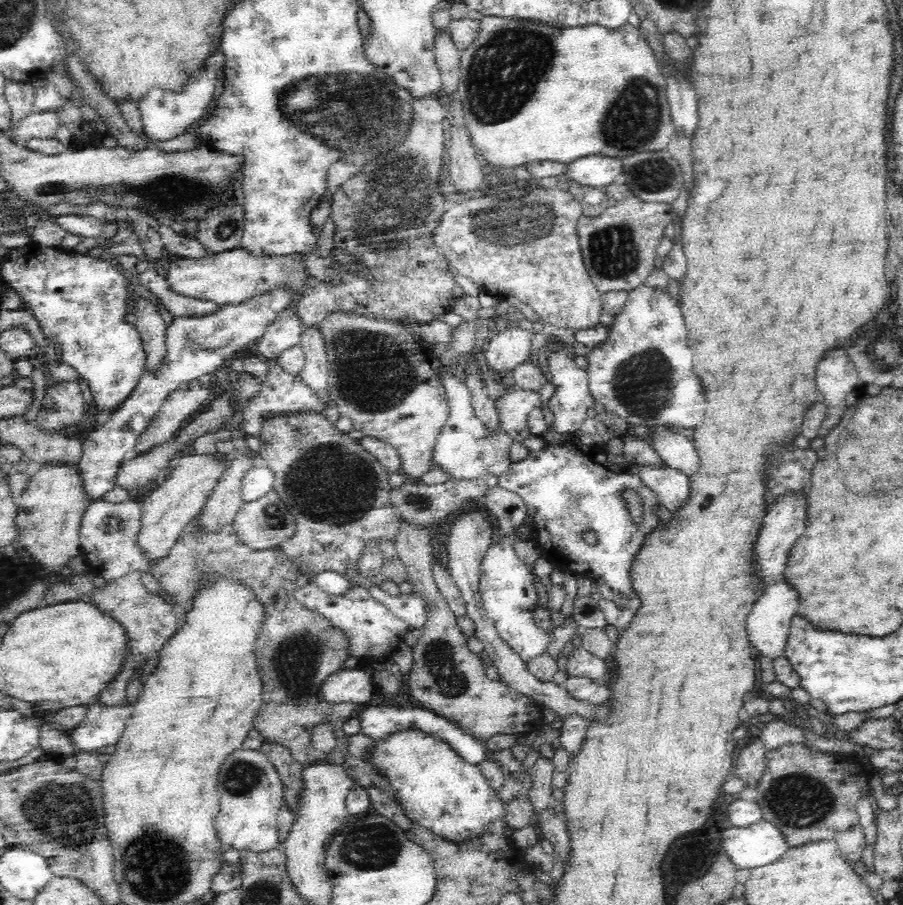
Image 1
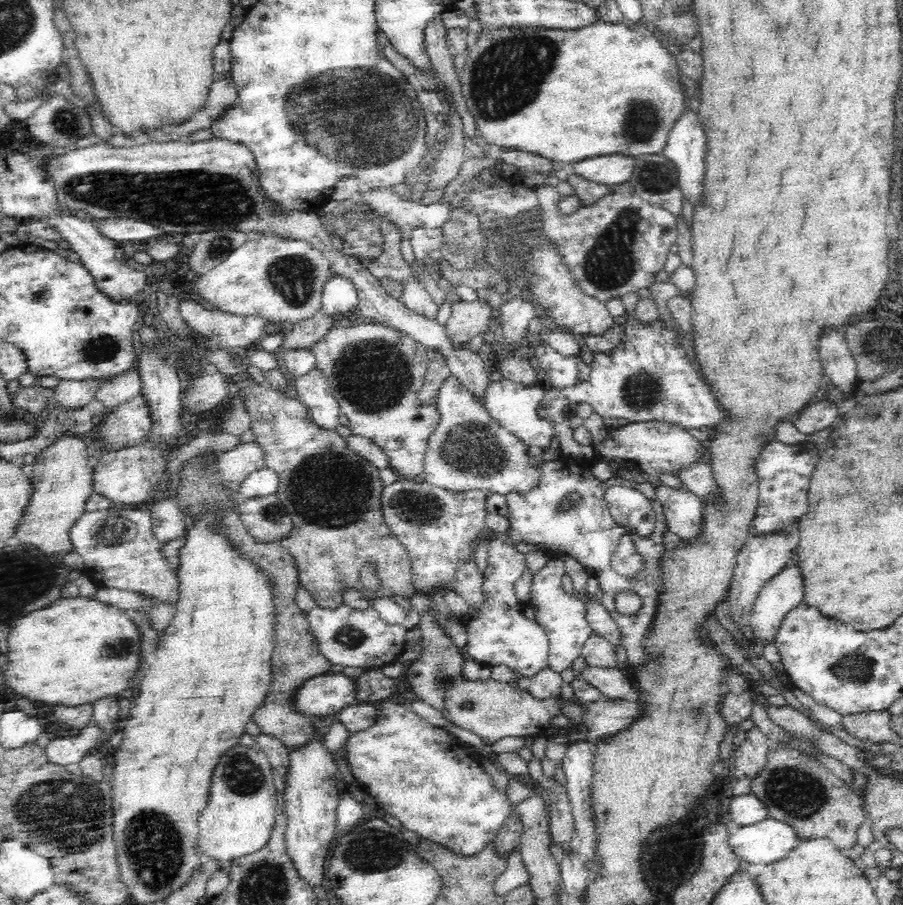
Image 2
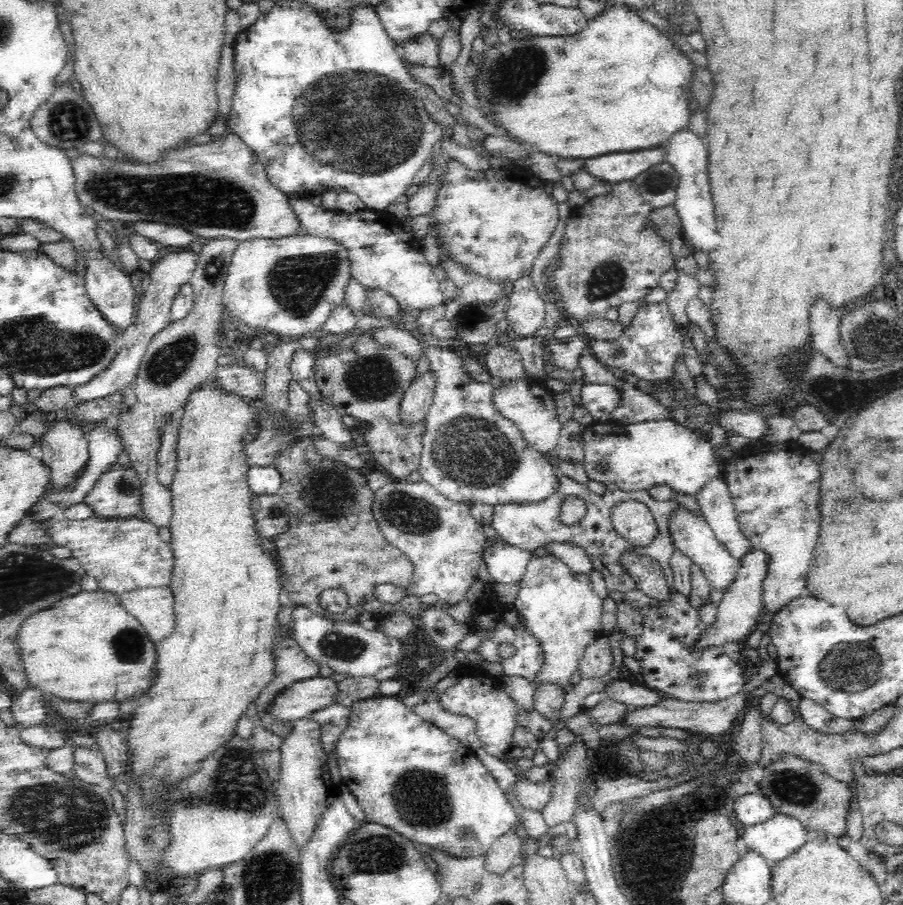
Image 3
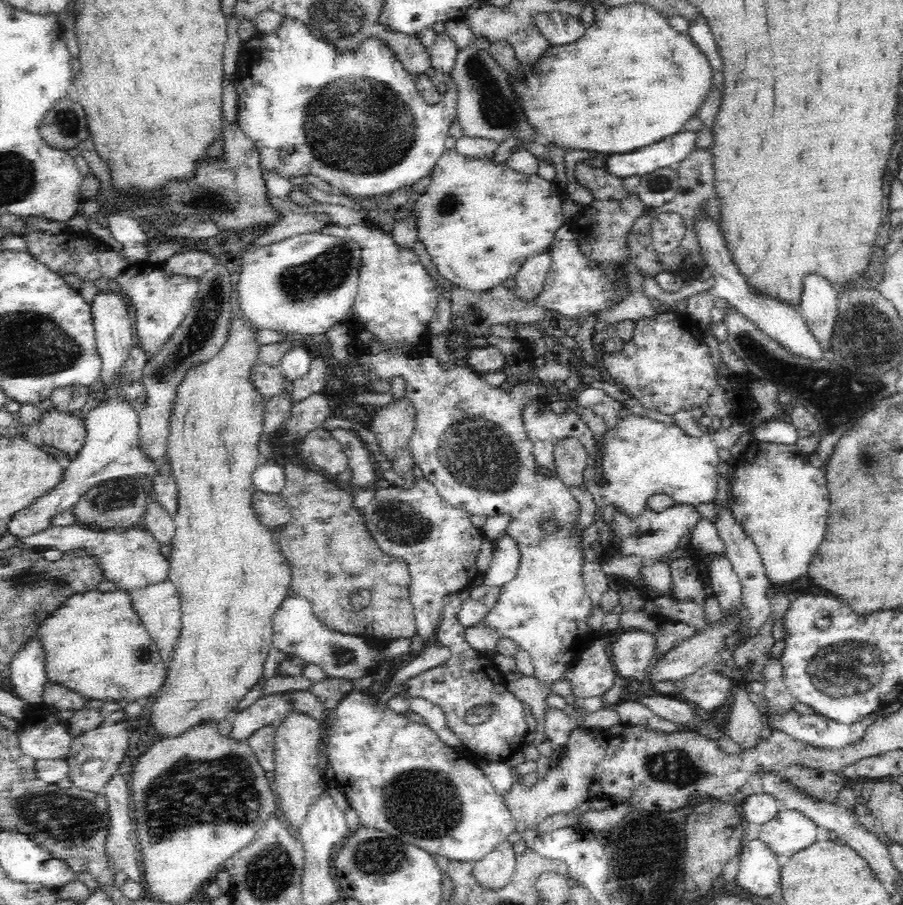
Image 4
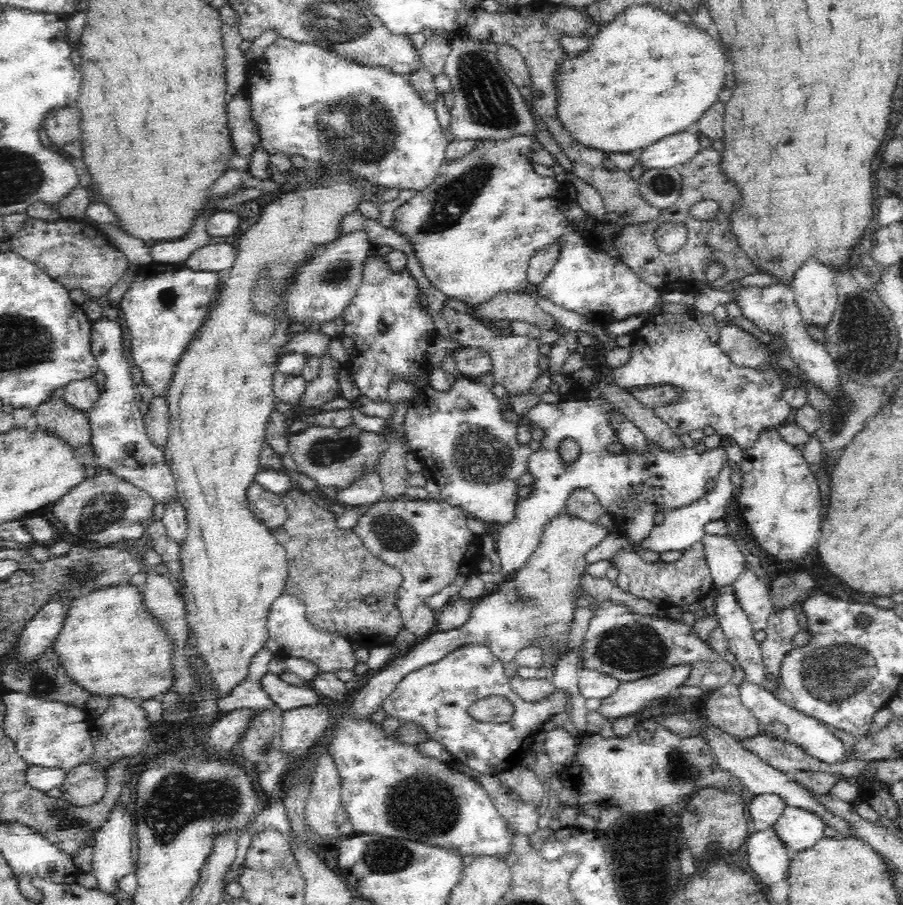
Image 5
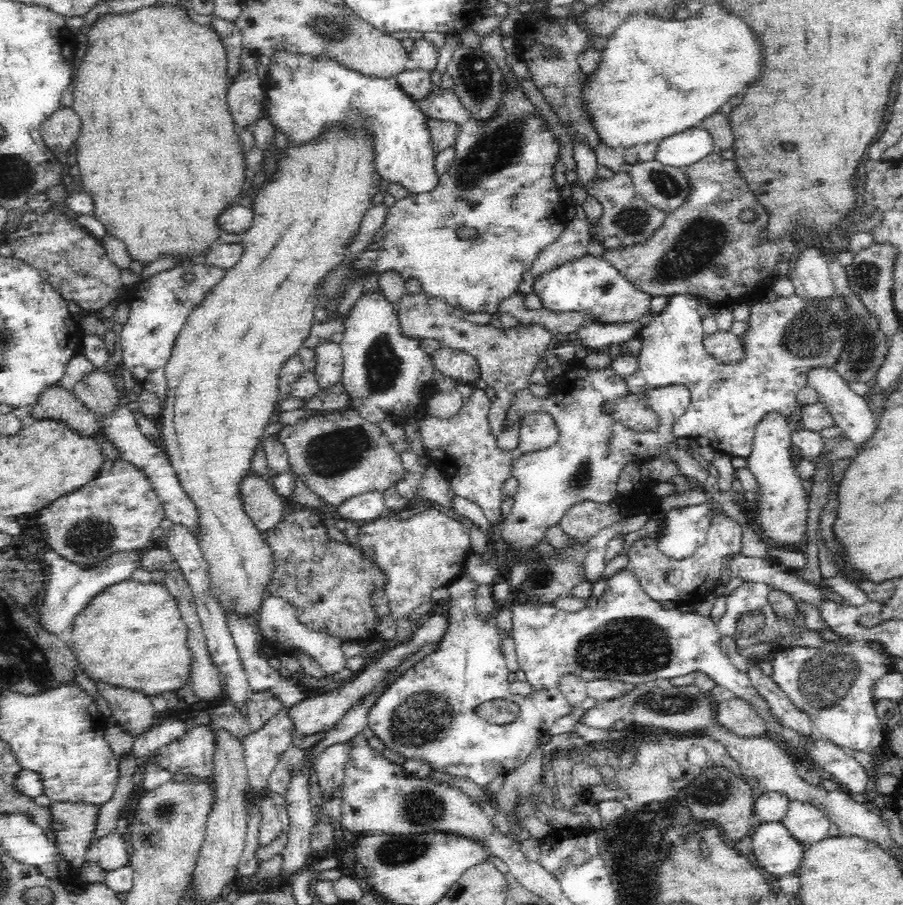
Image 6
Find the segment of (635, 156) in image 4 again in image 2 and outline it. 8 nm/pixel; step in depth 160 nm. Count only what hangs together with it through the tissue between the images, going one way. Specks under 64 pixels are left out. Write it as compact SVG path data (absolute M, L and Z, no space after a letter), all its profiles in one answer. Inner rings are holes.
M610 154L585 158L570 165L576 176L600 185L615 185L626 182L633 171L634 157Z

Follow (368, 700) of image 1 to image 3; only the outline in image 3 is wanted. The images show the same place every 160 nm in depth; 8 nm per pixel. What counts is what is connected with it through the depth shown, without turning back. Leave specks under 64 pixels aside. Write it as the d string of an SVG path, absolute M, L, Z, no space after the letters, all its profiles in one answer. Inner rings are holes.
M315 676L292 684L274 700L271 711L280 720L302 720L322 708L337 704L338 698L339 684L336 681Z

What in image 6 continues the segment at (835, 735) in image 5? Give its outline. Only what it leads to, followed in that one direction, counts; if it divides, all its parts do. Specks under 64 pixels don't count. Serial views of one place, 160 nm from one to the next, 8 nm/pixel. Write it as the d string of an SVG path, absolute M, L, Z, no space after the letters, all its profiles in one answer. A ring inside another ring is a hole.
M620 570L611 580L594 582L584 608L576 613L550 603L518 604L512 611L511 629L517 662L535 691L558 688L558 677L566 671L584 680L621 680L631 686L702 671L710 675L717 686L728 689L749 704L764 721L767 736L777 741L784 740L808 754L808 758L812 758L828 777L843 789L849 789L851 794L862 794L866 790L868 775L846 748L815 734L811 739L798 732L792 734L790 727L784 727L768 701L751 686L747 672L736 668L724 656L720 647L721 634L710 614L705 616L692 611L684 613L678 608L665 609L646 596L630 573Z

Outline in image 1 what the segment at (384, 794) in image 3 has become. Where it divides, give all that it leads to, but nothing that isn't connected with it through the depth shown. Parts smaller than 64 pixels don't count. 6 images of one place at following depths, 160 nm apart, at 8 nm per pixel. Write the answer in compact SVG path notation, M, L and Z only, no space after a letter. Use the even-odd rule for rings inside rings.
M408 730L376 740L368 757L394 785L405 816L437 836L454 841L474 840L484 834L488 823L505 814L506 803L489 787L478 766L468 764L449 744L425 732Z

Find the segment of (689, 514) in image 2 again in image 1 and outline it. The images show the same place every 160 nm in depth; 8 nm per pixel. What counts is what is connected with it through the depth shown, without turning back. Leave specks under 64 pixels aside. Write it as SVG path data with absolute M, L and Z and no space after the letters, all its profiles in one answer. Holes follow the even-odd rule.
M666 463L635 464L642 482L656 492L659 504L674 512L689 495L689 475Z

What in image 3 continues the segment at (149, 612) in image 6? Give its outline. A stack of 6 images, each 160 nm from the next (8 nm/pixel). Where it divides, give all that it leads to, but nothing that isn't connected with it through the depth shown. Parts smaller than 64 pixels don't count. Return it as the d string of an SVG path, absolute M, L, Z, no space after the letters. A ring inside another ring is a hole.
M99 589L94 592L80 591L58 600L52 608L45 608L28 616L18 628L15 649L20 657L27 684L40 691L42 696L94 704L122 703L148 688L157 655L155 645L145 629L134 616L122 608L118 596Z

